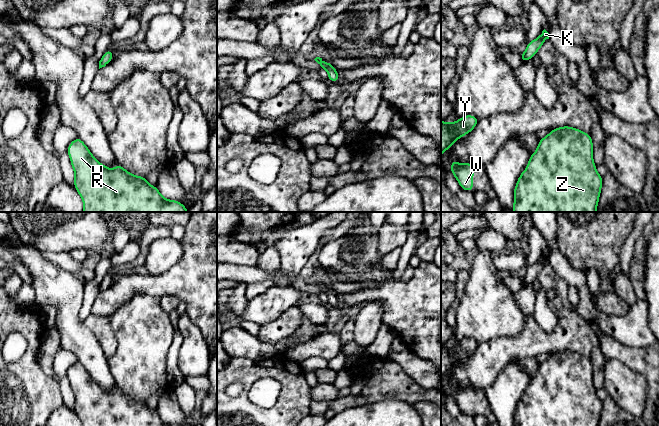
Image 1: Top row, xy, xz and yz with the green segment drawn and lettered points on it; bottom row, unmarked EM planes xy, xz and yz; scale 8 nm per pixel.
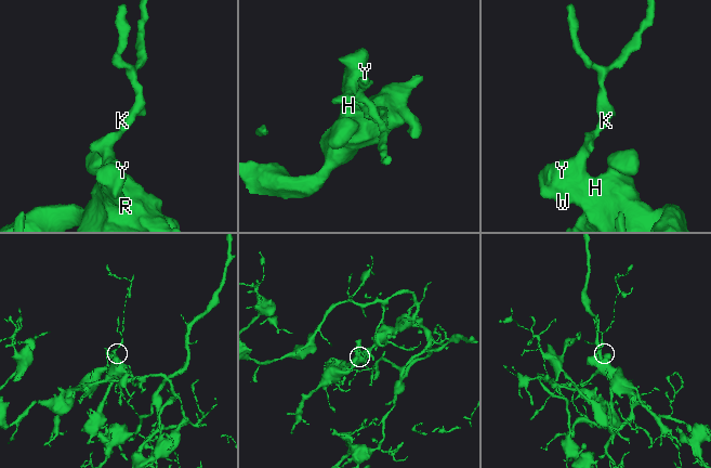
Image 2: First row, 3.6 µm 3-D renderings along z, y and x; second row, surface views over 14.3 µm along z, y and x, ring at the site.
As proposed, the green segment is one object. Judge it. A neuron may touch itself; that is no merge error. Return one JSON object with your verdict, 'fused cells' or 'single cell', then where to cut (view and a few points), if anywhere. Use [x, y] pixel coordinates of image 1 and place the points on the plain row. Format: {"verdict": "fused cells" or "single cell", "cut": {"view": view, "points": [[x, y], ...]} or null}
{"verdict": "single cell", "cut": null}

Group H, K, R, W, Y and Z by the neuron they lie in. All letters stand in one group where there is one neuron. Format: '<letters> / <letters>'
H K R W Y Z

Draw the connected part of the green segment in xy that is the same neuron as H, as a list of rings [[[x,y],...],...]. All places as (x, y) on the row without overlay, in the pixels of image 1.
[[[79,361],[69,368],[67,377],[74,394],[74,412],[79,417],[83,426],[179,426],[177,424],[165,423],[156,410],[148,407],[146,401],[133,399],[125,394],[119,387],[116,387],[114,394],[102,389]]]

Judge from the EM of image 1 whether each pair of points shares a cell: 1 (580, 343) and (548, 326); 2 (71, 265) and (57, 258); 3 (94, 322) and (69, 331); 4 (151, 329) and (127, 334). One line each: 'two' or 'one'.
1: two
2: one
3: two
4: one

